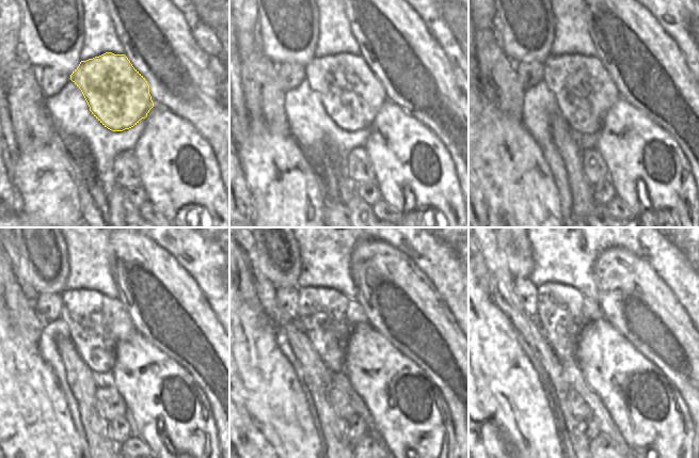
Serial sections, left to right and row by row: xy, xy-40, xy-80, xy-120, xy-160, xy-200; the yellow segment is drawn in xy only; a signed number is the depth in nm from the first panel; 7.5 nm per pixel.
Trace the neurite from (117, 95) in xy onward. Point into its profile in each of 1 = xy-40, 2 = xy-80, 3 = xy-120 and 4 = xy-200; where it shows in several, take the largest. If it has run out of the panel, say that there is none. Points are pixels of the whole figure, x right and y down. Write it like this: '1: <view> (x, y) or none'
1: xy-40 (350, 93)
2: xy-80 (585, 92)
3: xy-120 (97, 324)
4: xy-200 (562, 311)

